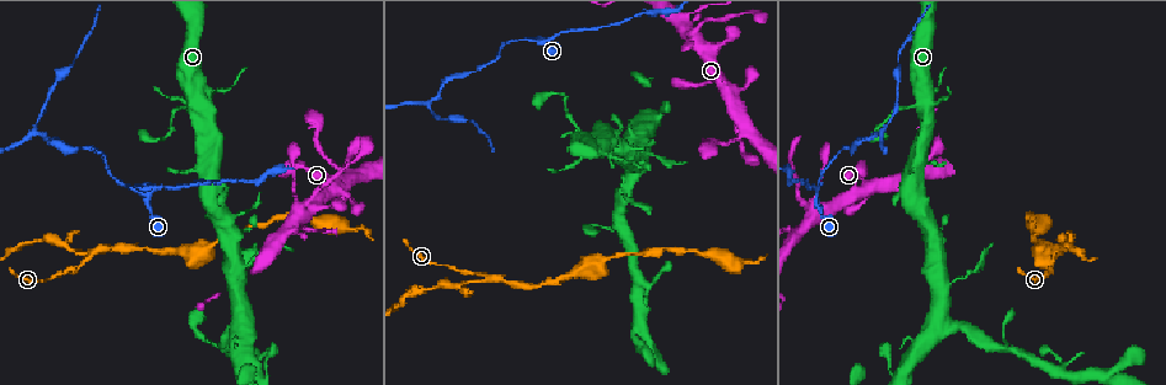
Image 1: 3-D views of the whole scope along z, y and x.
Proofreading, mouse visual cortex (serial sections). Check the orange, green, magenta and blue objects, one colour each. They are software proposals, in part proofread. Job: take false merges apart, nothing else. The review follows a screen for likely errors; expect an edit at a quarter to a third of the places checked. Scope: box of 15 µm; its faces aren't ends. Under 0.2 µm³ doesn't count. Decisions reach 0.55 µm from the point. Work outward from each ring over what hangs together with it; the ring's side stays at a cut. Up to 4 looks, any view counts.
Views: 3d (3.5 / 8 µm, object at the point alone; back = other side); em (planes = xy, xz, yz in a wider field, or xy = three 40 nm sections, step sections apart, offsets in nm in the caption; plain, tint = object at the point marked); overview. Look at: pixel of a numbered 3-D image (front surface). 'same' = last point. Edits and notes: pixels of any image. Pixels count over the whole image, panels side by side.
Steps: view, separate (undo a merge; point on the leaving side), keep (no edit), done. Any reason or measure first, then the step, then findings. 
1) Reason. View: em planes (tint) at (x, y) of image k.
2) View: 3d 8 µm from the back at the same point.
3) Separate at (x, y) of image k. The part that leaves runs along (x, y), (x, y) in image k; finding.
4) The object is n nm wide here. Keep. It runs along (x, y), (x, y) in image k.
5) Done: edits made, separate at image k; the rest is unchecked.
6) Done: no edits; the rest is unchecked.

Branch point. View: 3d 3.5 µm at (540, 36) of image 1.

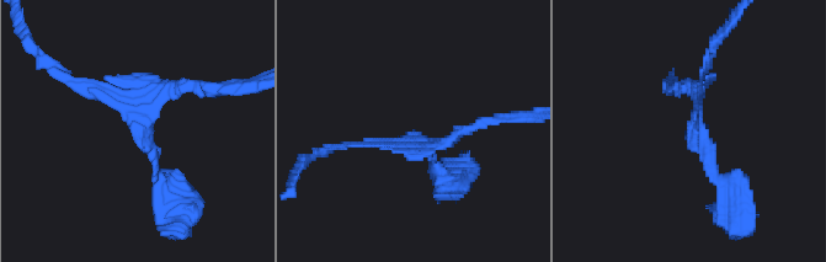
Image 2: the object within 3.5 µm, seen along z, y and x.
View: em planes (tint) at (144, 121) of image 2.

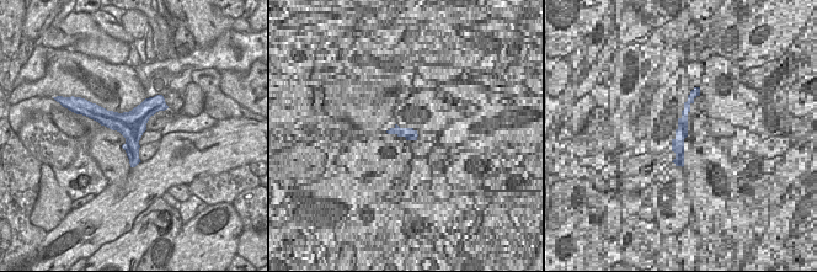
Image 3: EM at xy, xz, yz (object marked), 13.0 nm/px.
Keep. It runs along (164, 188), (149, 124), (73, 86) in image 2; one cell here.

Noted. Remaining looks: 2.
Abrupt turn. View: 3d 8 µm at (33, 133) of image 1.

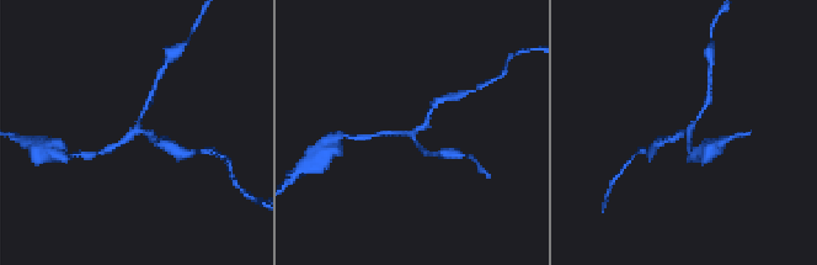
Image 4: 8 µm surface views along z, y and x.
Now the EM. View: em planes (tint) at (414, 133) of image 4.

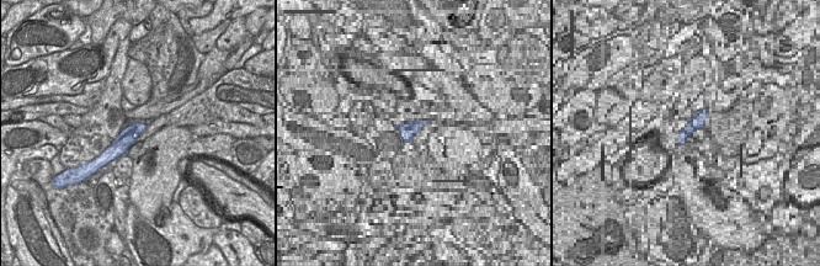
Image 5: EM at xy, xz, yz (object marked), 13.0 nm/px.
Keep. One cell here.

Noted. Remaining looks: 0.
Done: no edits; the rest is unchecked.

